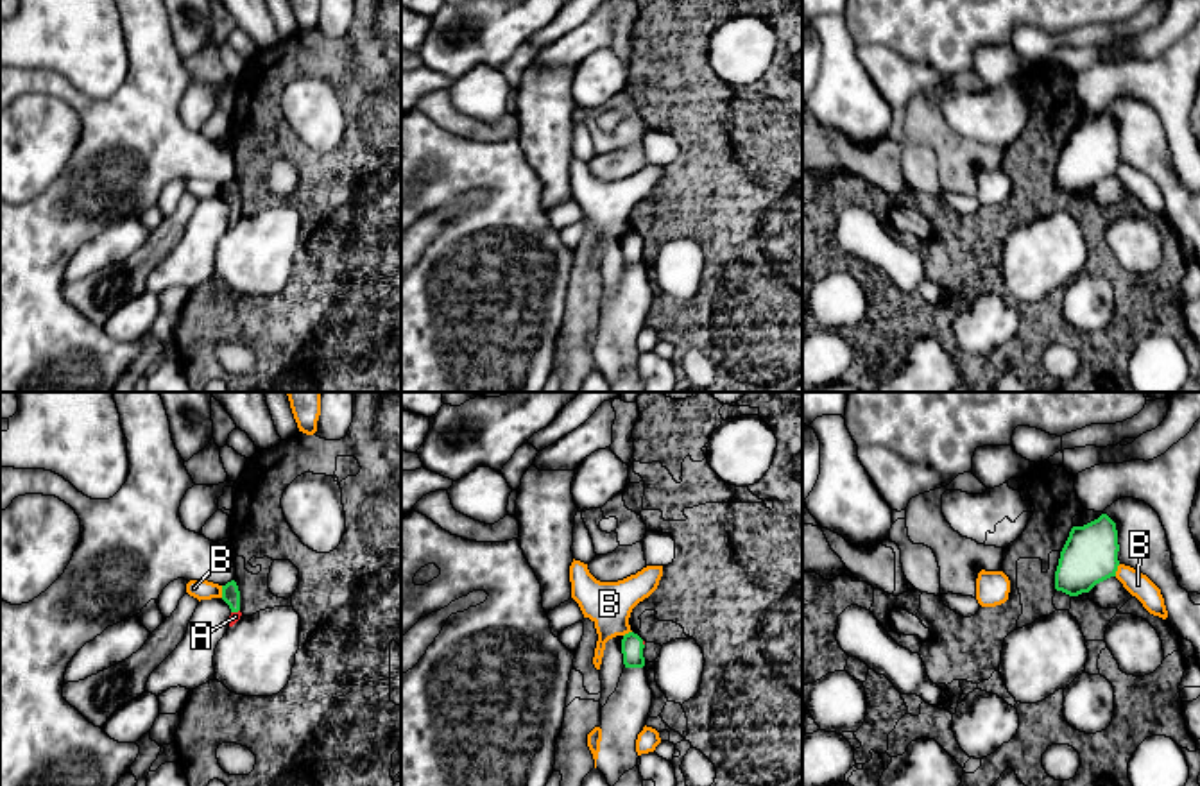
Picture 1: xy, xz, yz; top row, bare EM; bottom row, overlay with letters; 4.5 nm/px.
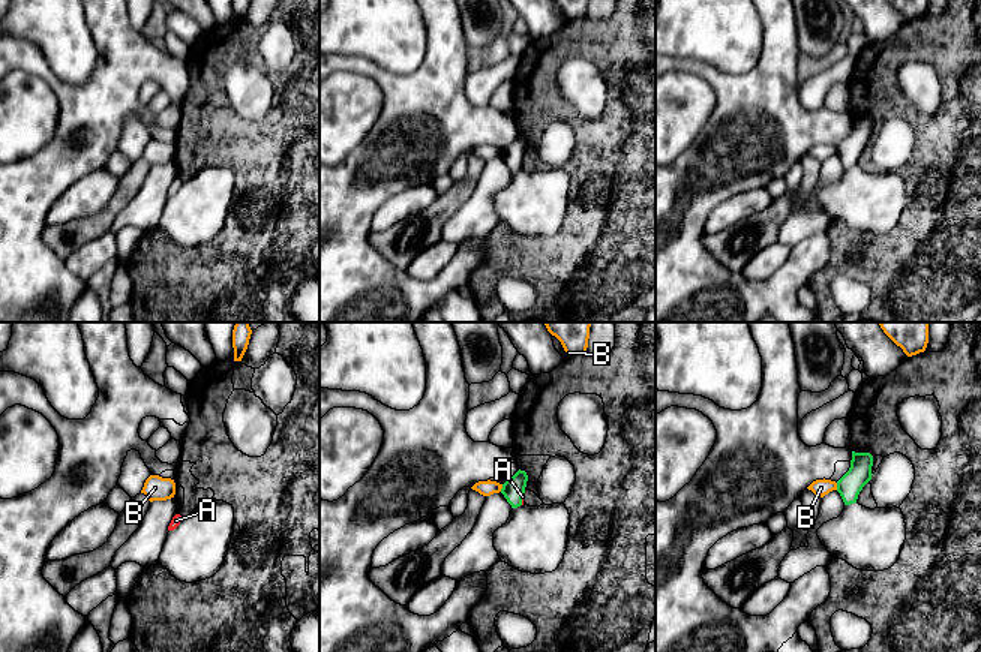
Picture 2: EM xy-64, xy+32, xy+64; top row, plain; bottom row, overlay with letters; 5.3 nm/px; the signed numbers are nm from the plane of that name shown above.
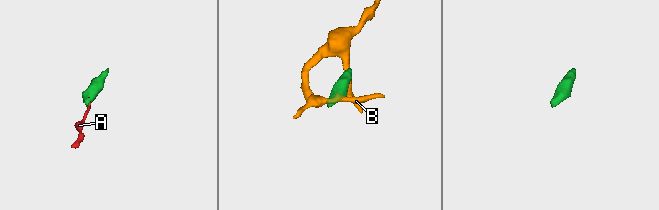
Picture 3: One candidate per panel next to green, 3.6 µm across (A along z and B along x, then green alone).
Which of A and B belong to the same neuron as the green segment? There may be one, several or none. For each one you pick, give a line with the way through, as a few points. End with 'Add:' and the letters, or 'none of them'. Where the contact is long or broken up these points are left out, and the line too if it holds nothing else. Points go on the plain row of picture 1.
A: way xy (230, 190), (235, 210), (235, 215)
Add: A

